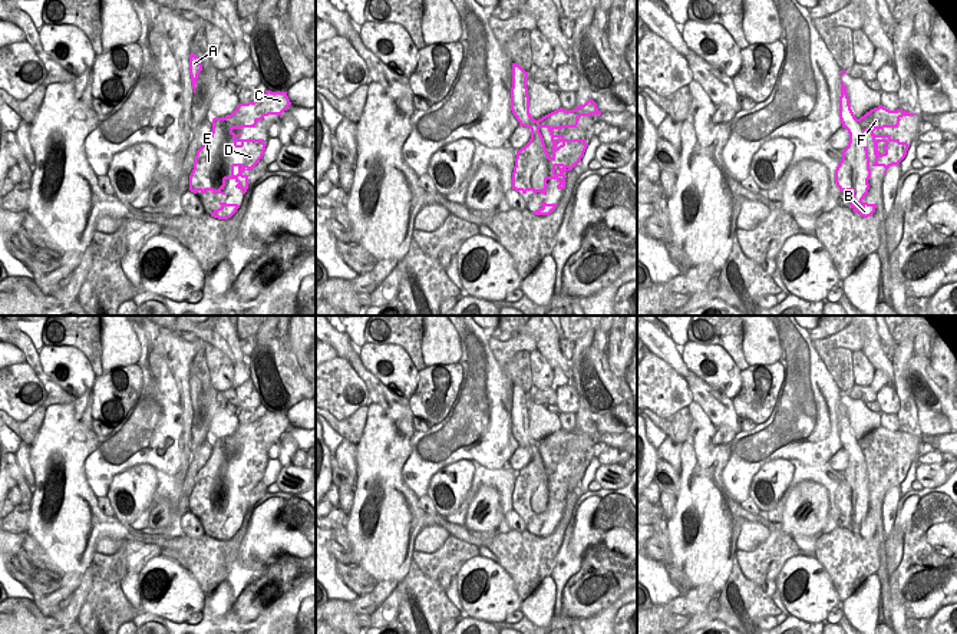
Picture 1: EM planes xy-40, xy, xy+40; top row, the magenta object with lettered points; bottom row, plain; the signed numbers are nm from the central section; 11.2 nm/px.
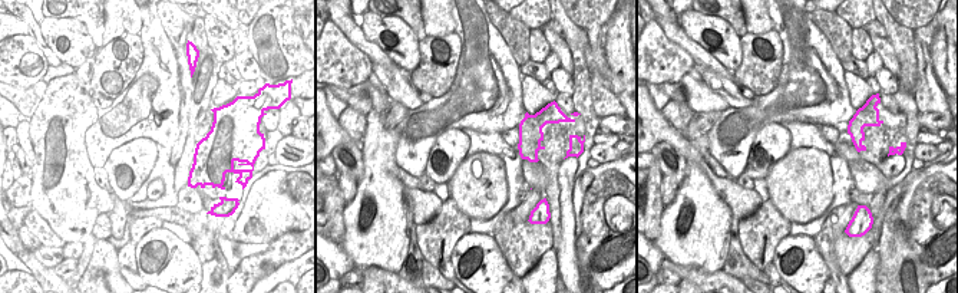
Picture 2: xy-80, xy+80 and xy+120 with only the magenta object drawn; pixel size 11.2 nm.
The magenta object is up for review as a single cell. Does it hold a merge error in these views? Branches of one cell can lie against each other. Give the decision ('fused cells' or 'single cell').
fused cells

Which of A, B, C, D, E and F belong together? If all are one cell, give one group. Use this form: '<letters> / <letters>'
A / B C D E F

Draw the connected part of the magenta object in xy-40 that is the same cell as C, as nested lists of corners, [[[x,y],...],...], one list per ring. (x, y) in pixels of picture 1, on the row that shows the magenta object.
[[[267,90],[254,102],[240,103],[237,109],[225,118],[212,119],[212,132],[208,141],[197,151],[194,169],[189,175],[189,191],[205,194],[211,191],[225,195],[222,191],[227,179],[237,182],[235,188],[248,189],[248,176],[244,171],[251,171],[263,158],[265,151],[264,139],[241,139],[234,129],[255,128],[264,116],[278,115],[291,105],[287,92]]]

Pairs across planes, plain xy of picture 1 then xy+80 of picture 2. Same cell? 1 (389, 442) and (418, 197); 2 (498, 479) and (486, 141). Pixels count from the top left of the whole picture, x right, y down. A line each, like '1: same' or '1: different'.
1: different
2: same

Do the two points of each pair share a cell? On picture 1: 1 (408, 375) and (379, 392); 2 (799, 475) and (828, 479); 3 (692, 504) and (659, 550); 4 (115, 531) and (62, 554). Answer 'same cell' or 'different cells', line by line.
1: different cells
2: same cell
3: different cells
4: same cell

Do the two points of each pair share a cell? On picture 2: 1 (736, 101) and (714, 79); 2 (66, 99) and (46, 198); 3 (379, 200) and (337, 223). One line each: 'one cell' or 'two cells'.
1: one cell
2: one cell
3: two cells

